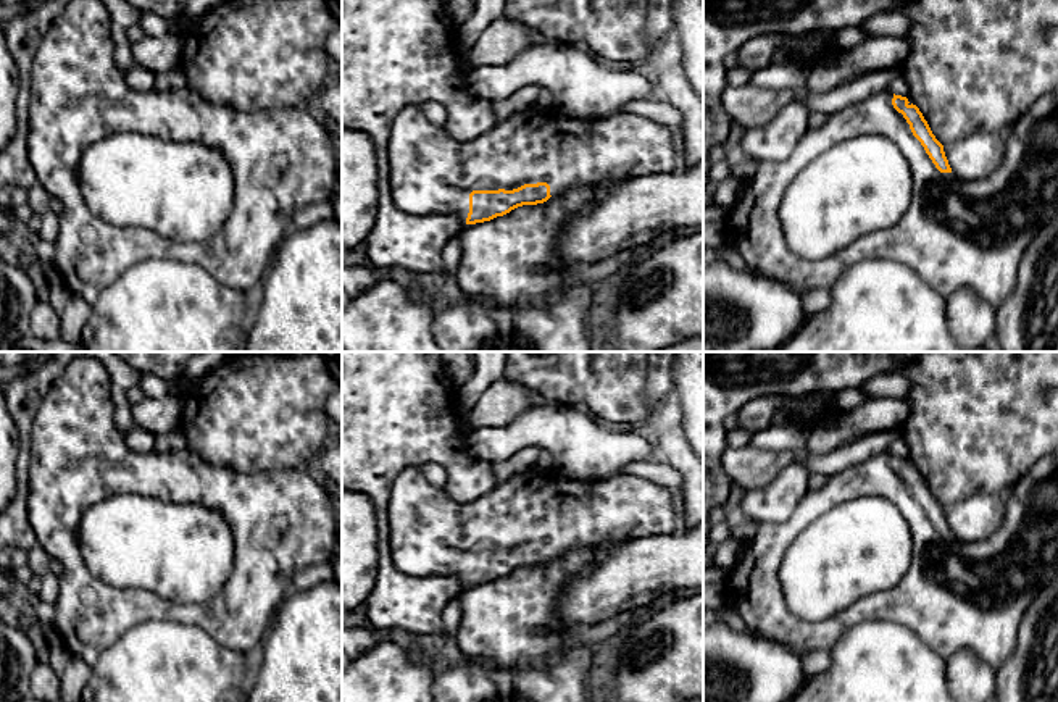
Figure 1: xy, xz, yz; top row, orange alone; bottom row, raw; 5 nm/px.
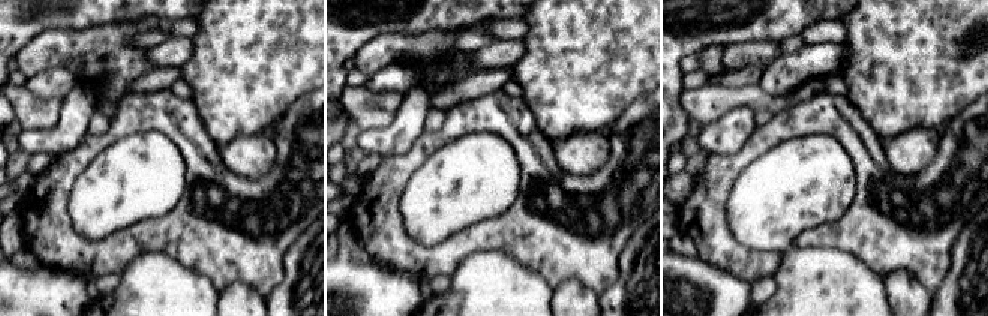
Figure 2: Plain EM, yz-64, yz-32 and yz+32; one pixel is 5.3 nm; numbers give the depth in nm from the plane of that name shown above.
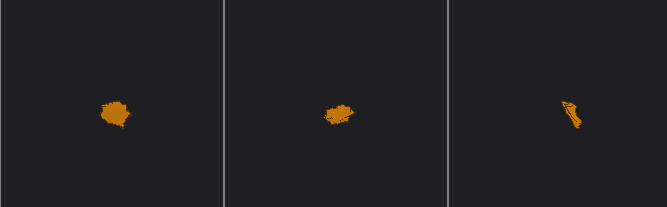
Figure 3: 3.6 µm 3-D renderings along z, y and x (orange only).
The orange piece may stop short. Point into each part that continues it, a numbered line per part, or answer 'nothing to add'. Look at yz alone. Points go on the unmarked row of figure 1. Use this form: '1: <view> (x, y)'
1: yz (955, 596)

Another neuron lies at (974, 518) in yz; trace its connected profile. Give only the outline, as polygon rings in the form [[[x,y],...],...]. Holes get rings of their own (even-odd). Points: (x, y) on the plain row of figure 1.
[[[976,492],[943,507],[952,534],[960,542],[979,542],[990,537],[1003,523],[1005,495]]]

